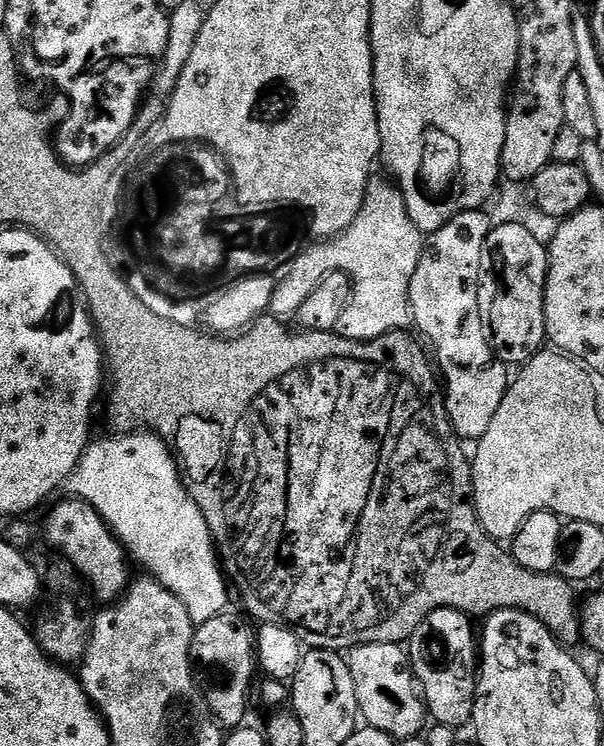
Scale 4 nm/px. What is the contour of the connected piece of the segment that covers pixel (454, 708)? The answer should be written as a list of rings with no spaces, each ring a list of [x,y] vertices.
[[[453,608],[434,610],[414,630],[406,651],[410,657],[413,677],[422,689],[426,712],[435,723],[457,730],[471,725],[472,711],[476,705],[478,679],[478,636],[472,633],[473,621]]]

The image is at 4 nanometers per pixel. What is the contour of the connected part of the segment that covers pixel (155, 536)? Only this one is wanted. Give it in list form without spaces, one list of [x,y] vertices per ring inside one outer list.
[[[120,434],[112,439],[116,440],[97,439],[89,443],[84,457],[68,477],[66,488],[72,491],[69,493],[75,499],[94,506],[96,513],[120,541],[125,553],[131,559],[133,556],[138,563],[145,564],[152,577],[162,582],[162,586],[166,586],[166,590],[170,590],[170,594],[174,594],[182,606],[186,606],[186,614],[190,614],[193,625],[210,622],[210,618],[219,616],[229,607],[229,585],[218,559],[212,532],[206,526],[206,518],[202,518],[198,506],[184,488],[173,449],[155,434]]]

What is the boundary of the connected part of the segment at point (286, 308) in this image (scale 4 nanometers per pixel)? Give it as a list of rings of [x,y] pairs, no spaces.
[[[373,178],[364,192],[364,205],[354,222],[340,236],[316,242],[287,265],[284,277],[279,277],[268,312],[278,320],[291,321],[299,313],[302,302],[320,285],[320,279],[330,272],[345,272],[352,280],[352,297],[338,318],[335,331],[351,340],[373,340],[387,332],[407,329],[413,323],[408,305],[410,278],[426,247],[425,233],[416,228],[404,208],[399,187]]]

